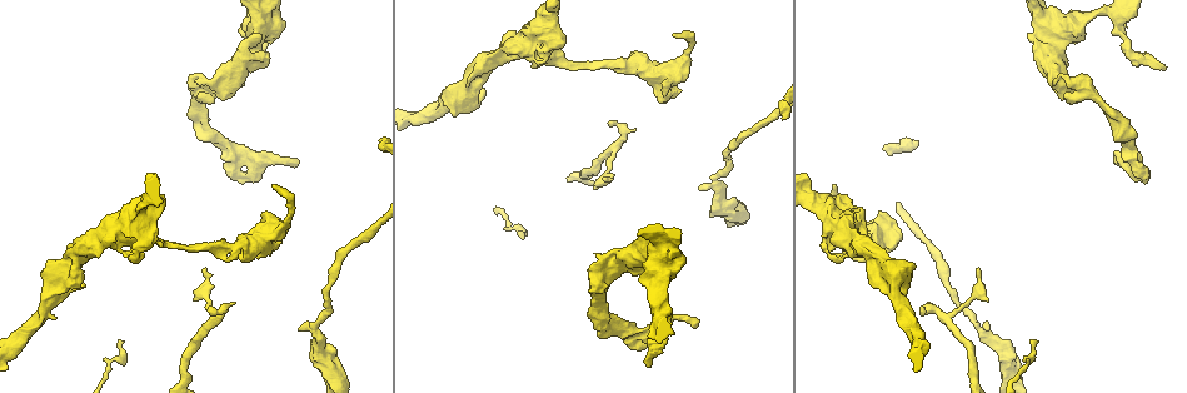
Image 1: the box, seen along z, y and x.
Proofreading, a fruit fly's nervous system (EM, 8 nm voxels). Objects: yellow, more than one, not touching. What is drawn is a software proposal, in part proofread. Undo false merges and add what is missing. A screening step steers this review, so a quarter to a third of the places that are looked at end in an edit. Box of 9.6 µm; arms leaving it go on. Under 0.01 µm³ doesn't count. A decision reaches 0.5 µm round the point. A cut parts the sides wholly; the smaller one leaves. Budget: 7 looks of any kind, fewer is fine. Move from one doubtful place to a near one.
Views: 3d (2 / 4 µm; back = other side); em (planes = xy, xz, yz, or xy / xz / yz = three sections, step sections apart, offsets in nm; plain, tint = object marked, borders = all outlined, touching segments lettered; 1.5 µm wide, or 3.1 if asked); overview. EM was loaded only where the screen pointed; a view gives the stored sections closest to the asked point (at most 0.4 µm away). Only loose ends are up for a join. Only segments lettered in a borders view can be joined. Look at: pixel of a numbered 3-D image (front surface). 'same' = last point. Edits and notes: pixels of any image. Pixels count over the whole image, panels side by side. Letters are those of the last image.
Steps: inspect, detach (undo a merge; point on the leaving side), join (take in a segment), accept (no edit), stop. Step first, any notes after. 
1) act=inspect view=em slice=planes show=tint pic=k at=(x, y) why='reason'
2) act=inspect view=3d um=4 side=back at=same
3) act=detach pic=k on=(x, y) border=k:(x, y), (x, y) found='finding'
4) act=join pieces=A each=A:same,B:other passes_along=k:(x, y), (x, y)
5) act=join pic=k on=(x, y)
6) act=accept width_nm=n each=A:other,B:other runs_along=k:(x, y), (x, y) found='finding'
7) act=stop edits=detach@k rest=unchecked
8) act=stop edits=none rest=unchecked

act=inspect view=3d um=2 pic=1 at=(1164, 68)

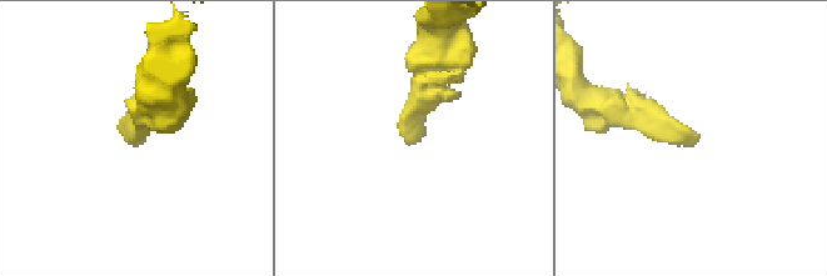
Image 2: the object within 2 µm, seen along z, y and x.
act=inspect view=em slice=planes show=borders pic=2 at=(134, 146)

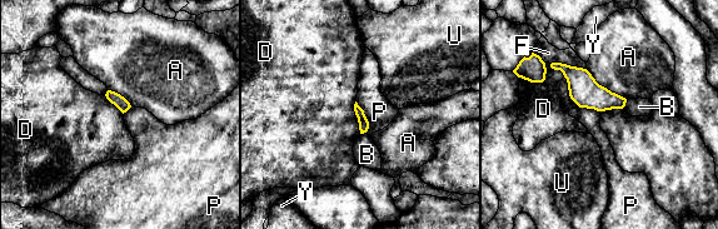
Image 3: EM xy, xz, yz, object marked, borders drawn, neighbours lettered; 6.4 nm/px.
act=accept longest_contact=A:340nm each=A:other,B:other,D:other,F:other,P:other,U:other,Y:other border=3:(355, 100), (368, 122), (367, 132) found='none of them fits'

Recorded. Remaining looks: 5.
act=inspect view=3d um=2 pic=1 at=(612, 124) why='free end'

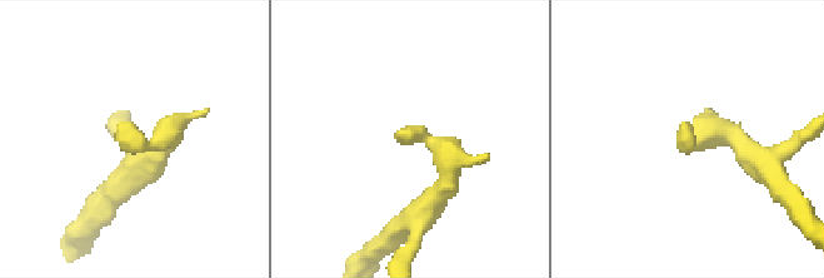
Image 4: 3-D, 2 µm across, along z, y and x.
act=inspect view=em slice=planes show=plain pic=4 at=(123, 122)

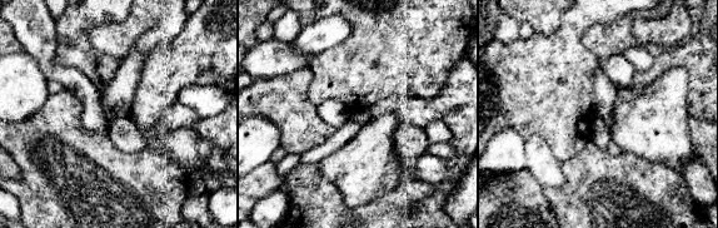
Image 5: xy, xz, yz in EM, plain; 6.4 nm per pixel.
act=inspect view=em slice=planes show=borders at=same

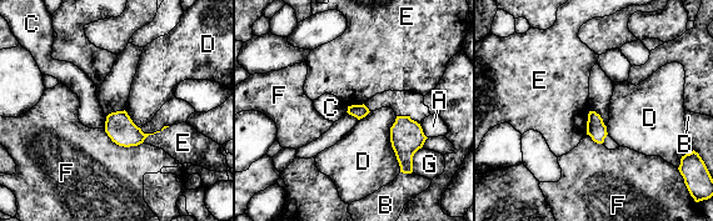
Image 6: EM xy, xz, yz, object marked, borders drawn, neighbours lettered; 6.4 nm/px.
act=accept longest_contact=D:360nm each=A:other,B:other,C:other,D:other,E:other,F:other,G:other border=6:(169, 126), (150, 134), (143, 141) found='none of them fits'

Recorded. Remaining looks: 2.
act=inspect view=em slice=planes show=plain pic=1 at=(859, 259) why='branch stops here'

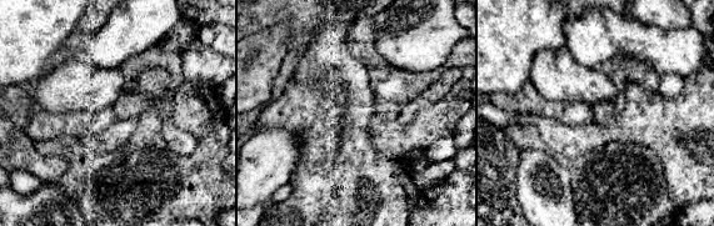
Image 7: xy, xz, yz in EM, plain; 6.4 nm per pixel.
act=inspect view=em slice=planes show=borders at=same

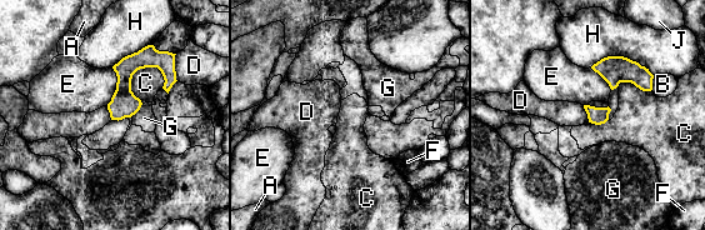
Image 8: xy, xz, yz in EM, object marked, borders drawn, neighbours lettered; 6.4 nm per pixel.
act=accept each=A:other,B:other,C:other,D:other,E:other,F:other,G:other,H:other,J:other border=8:(156, 66), (133, 75), (140, 100) found='no lettered segment goes on from it'

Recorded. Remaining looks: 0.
act=stop edits=none rest=unchecked

